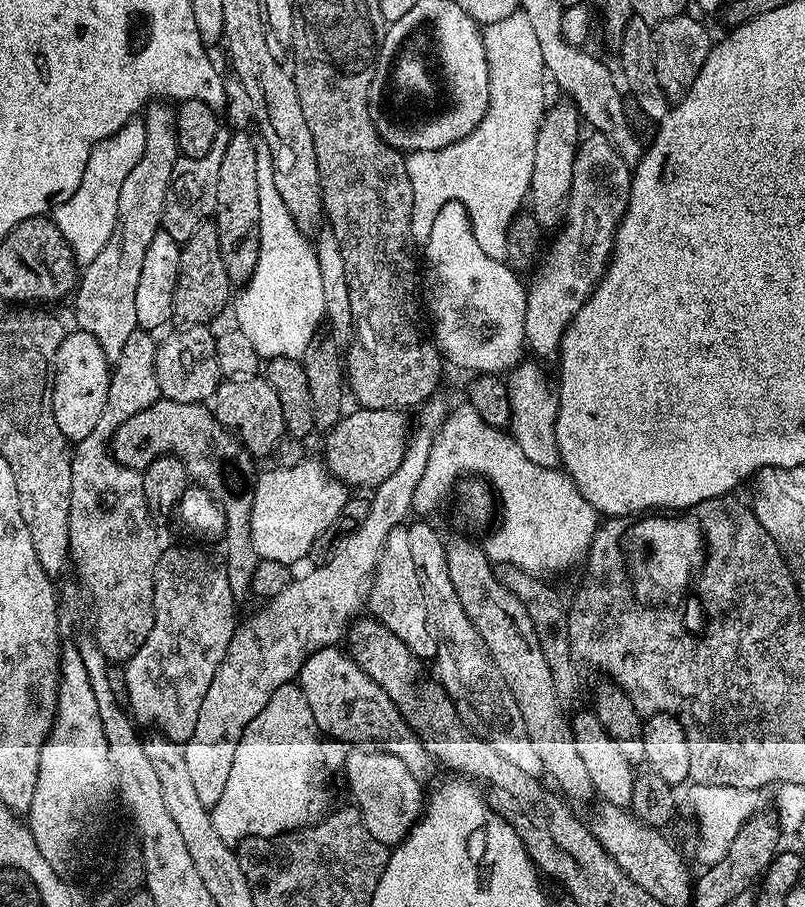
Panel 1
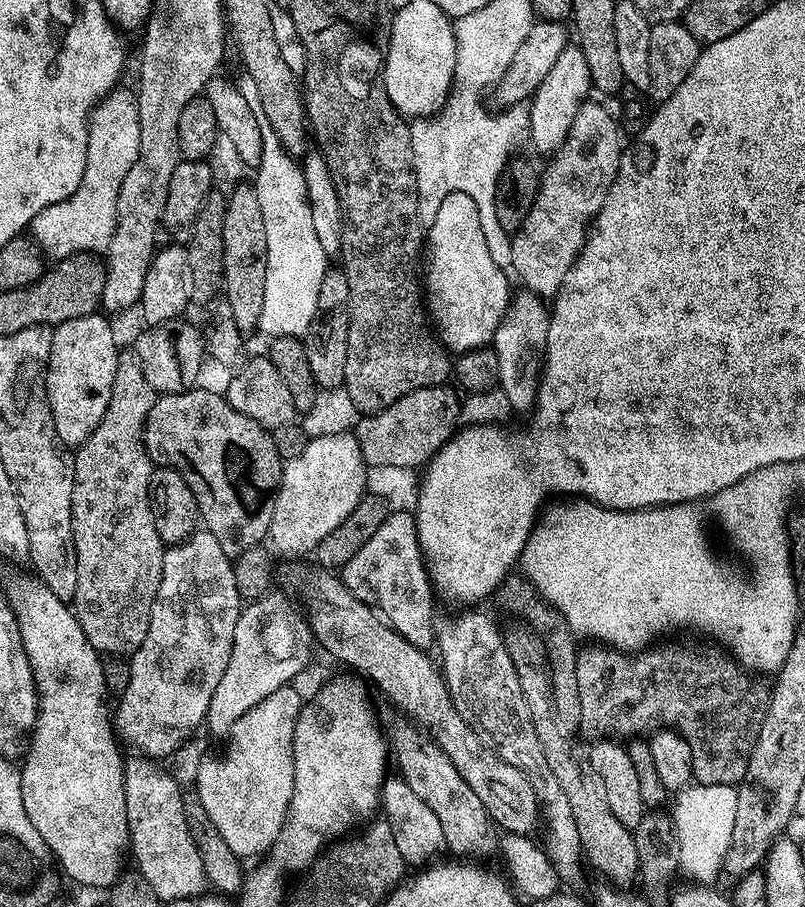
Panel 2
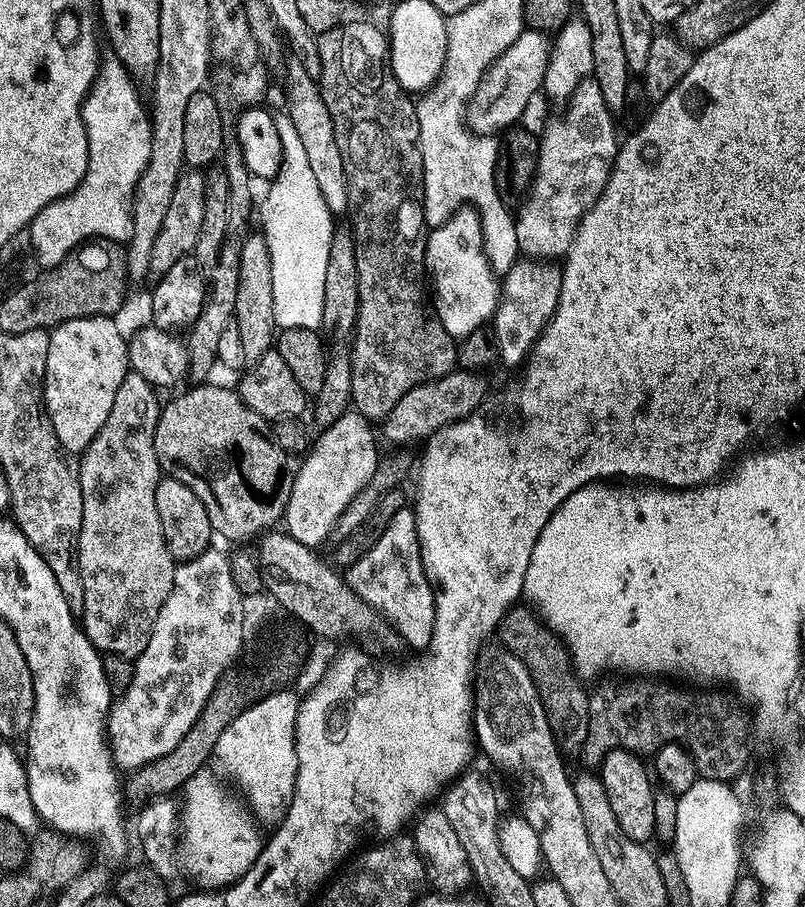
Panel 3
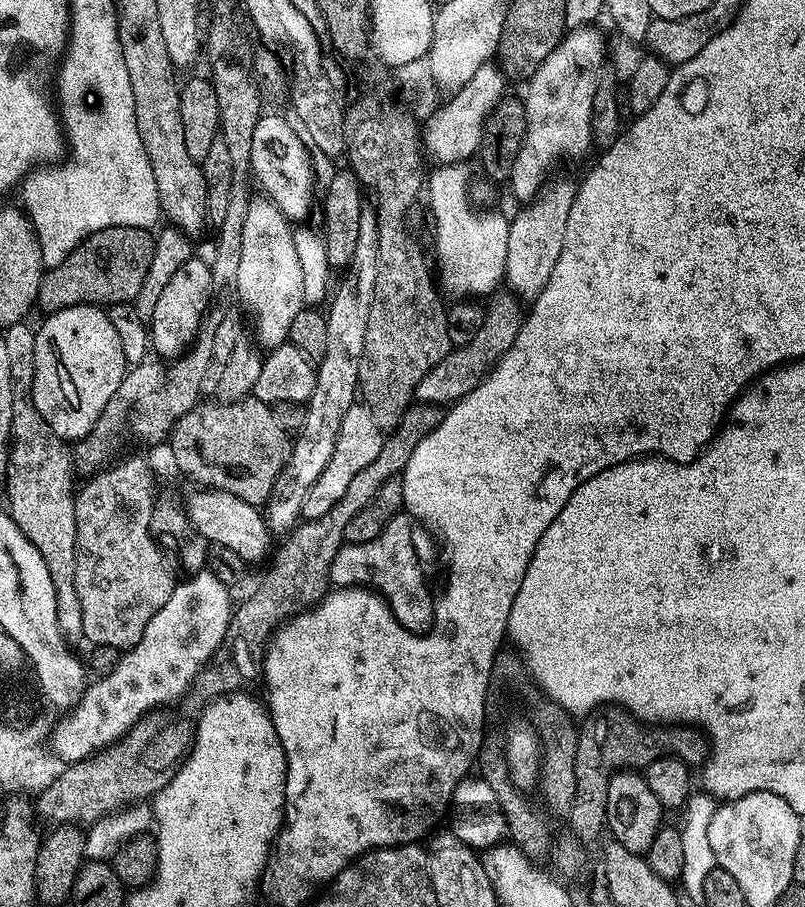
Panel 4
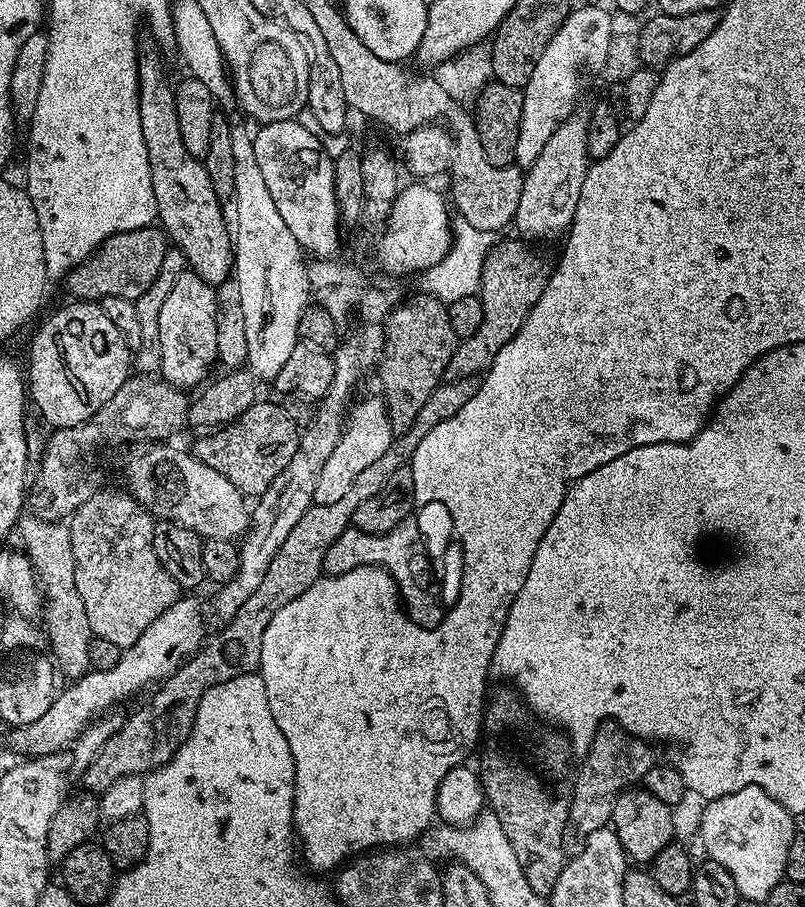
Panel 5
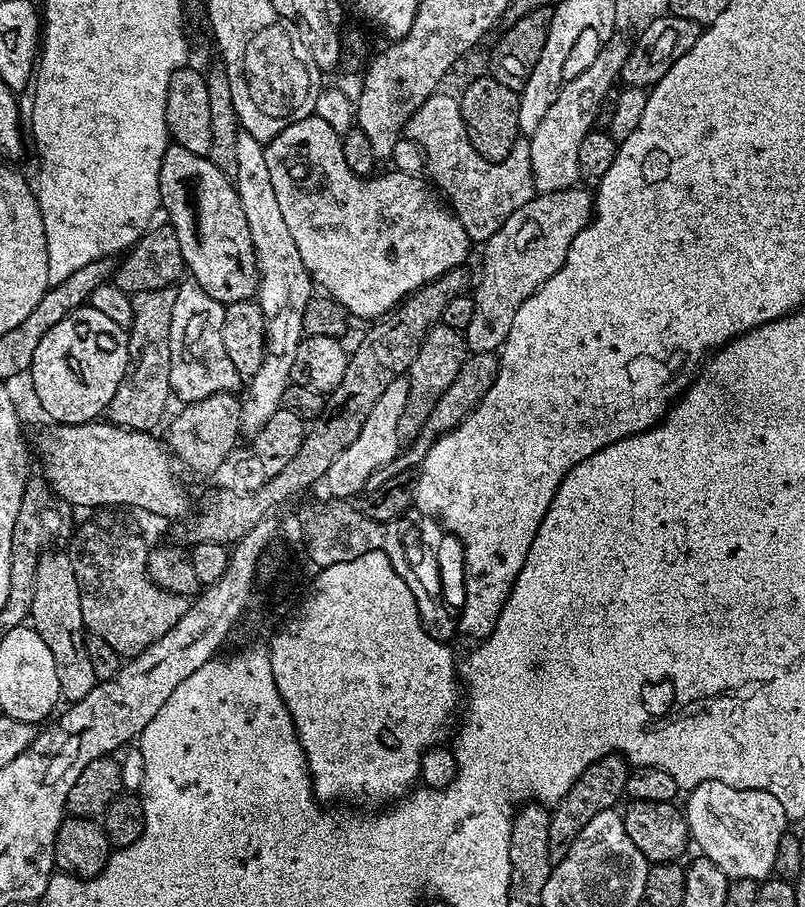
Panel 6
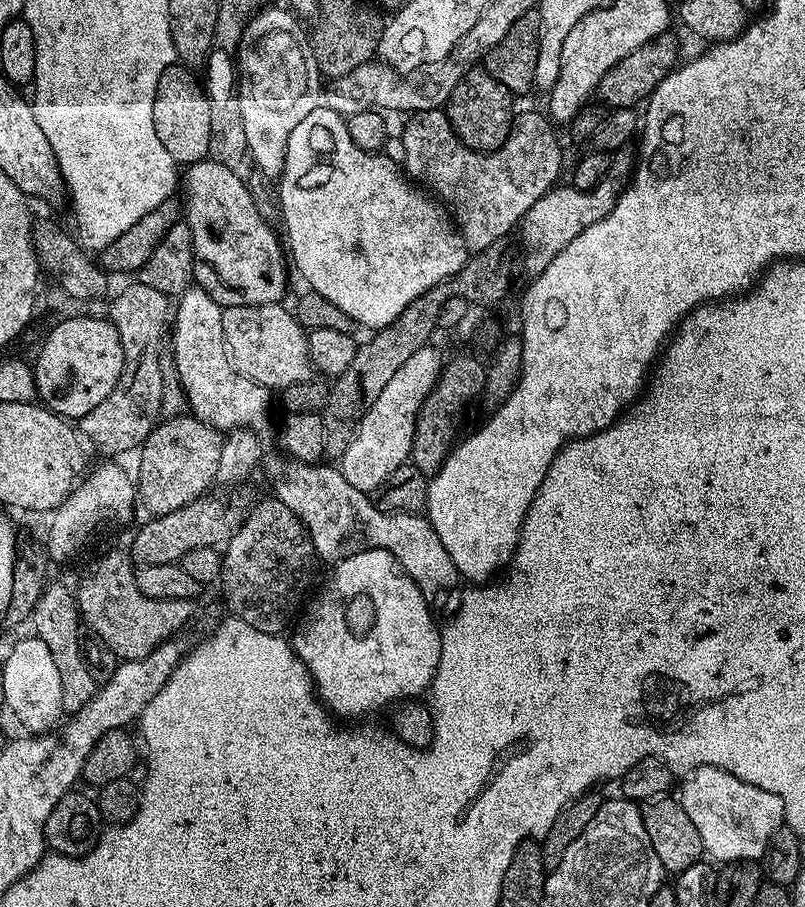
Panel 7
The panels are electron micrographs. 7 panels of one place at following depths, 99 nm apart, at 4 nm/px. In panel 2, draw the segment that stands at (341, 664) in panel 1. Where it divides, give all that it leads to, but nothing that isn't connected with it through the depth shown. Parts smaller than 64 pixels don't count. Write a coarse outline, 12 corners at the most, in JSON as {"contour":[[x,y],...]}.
{"contour":[[415,723],[386,728],[399,775],[462,858],[497,847],[494,823]]}

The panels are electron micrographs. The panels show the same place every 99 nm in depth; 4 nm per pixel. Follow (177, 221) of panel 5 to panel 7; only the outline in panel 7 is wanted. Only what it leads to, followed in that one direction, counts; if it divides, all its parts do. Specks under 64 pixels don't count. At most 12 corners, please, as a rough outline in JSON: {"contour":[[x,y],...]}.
{"contour":[[187,165],[195,283],[223,309],[280,304],[286,248],[241,173]]}

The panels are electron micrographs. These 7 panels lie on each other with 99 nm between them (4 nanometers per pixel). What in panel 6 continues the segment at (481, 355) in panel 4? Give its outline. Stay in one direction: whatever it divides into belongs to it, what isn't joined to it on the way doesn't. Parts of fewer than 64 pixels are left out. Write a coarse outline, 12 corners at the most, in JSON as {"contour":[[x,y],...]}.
{"contour":[[581,186],[526,201],[488,241],[462,328],[504,347],[518,306],[592,223]]}

